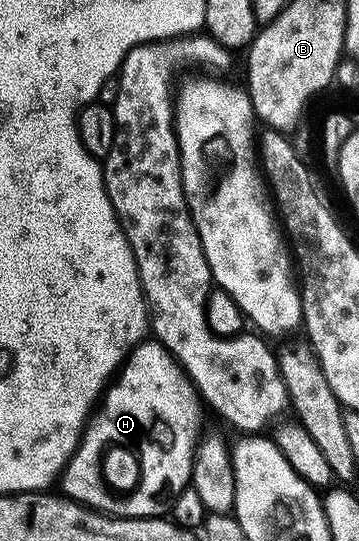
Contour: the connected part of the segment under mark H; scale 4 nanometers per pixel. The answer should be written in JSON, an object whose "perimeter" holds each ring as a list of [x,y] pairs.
{"perimeter":[[[154,339],[144,340],[142,345],[136,345],[132,349],[131,356],[127,358],[123,368],[119,370],[113,384],[103,394],[91,420],[88,421],[87,429],[83,433],[83,442],[80,443],[79,449],[73,455],[73,459],[67,464],[67,468],[63,470],[61,486],[63,485],[64,490],[62,489],[62,492],[72,501],[78,502],[88,509],[98,510],[103,514],[117,517],[159,517],[164,512],[162,509],[166,505],[168,508],[175,498],[182,495],[192,484],[195,453],[201,442],[199,428],[203,425],[203,413],[205,414],[205,409],[201,404],[199,394],[195,392],[195,387],[192,385],[191,380],[187,378],[186,373],[183,372],[178,361],[172,357],[170,351]]]}

